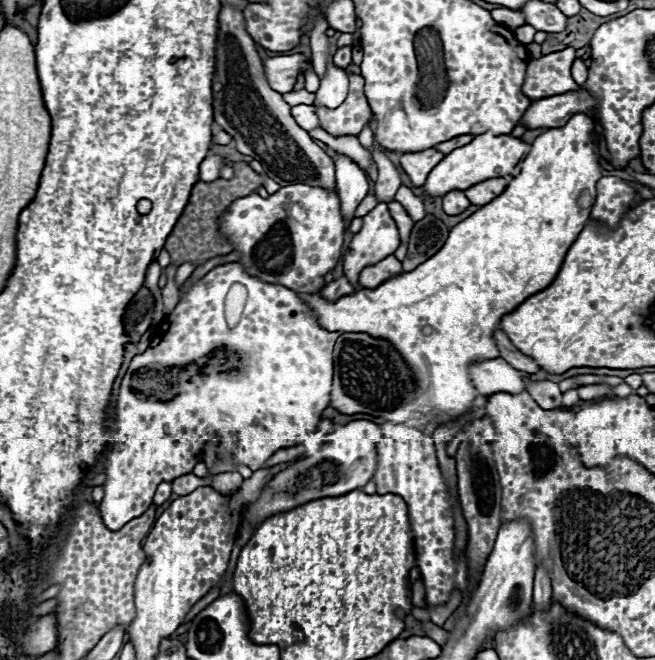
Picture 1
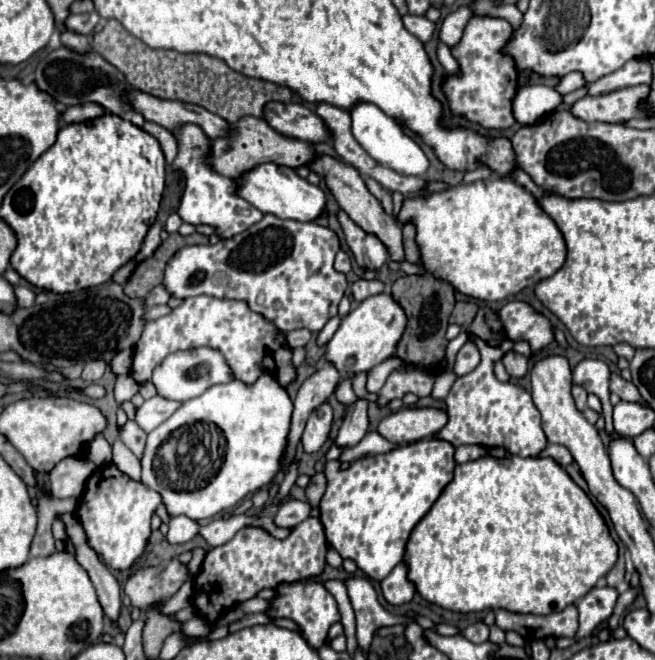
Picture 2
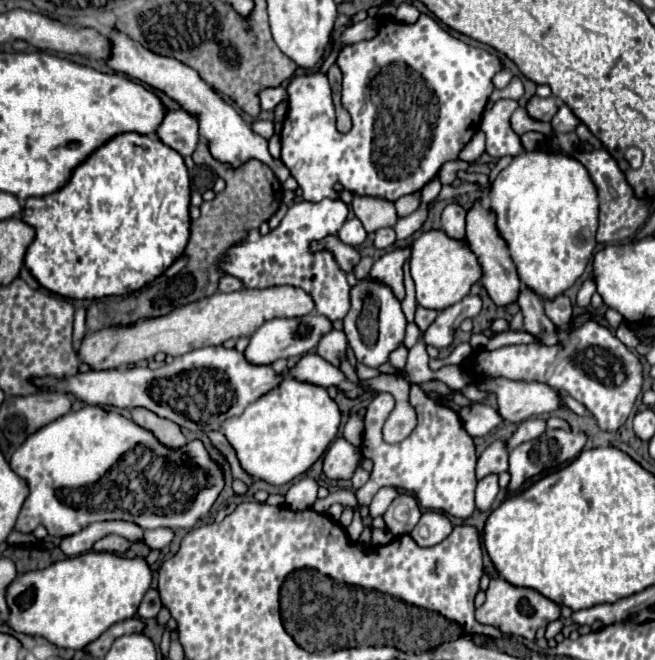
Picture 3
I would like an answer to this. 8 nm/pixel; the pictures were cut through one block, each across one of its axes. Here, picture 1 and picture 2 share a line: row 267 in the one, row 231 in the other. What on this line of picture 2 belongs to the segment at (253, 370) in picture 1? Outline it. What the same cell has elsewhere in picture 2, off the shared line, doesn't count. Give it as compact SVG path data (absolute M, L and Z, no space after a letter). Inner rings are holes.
M188 124L180 130L176 130L174 136L180 144L180 150L178 150L178 156L172 166L182 170L186 176L186 188L184 188L182 202L178 208L178 214L184 222L190 222L194 226L210 224L216 228L216 232L222 238L230 238L230 236L244 232L246 228L250 228L264 216L258 208L254 208L252 204L248 204L246 200L242 200L240 196L234 194L234 180L220 176L218 172L214 172L210 166L206 166L202 162L204 154L208 154L208 150L210 150L210 140L204 136L204 132L198 126Z

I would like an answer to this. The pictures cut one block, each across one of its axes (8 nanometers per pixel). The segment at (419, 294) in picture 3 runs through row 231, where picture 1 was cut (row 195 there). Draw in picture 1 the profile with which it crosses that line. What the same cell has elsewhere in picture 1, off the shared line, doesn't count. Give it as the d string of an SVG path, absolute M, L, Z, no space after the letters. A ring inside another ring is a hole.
M484 132L476 136L470 144L452 150L444 156L440 164L432 168L428 174L428 180L424 184L428 196L444 196L448 190L468 190L468 186L474 186L476 182L484 182L484 178L500 178L512 174L516 164L522 160L522 156L528 150L528 142L522 138L514 138L510 134L494 136L490 132Z

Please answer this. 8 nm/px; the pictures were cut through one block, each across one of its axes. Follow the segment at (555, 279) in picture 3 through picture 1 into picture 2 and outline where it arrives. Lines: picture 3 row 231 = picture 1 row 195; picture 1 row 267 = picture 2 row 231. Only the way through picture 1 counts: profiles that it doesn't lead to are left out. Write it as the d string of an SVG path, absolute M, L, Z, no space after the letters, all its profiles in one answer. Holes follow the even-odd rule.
M488 178L472 184L460 182L428 198L408 198L402 204L400 224L412 220L416 224L416 242L420 246L422 264L434 276L448 280L458 292L478 300L496 302L518 294L540 280L554 276L566 262L566 242L554 220L542 210L540 202L524 186L510 178Z

